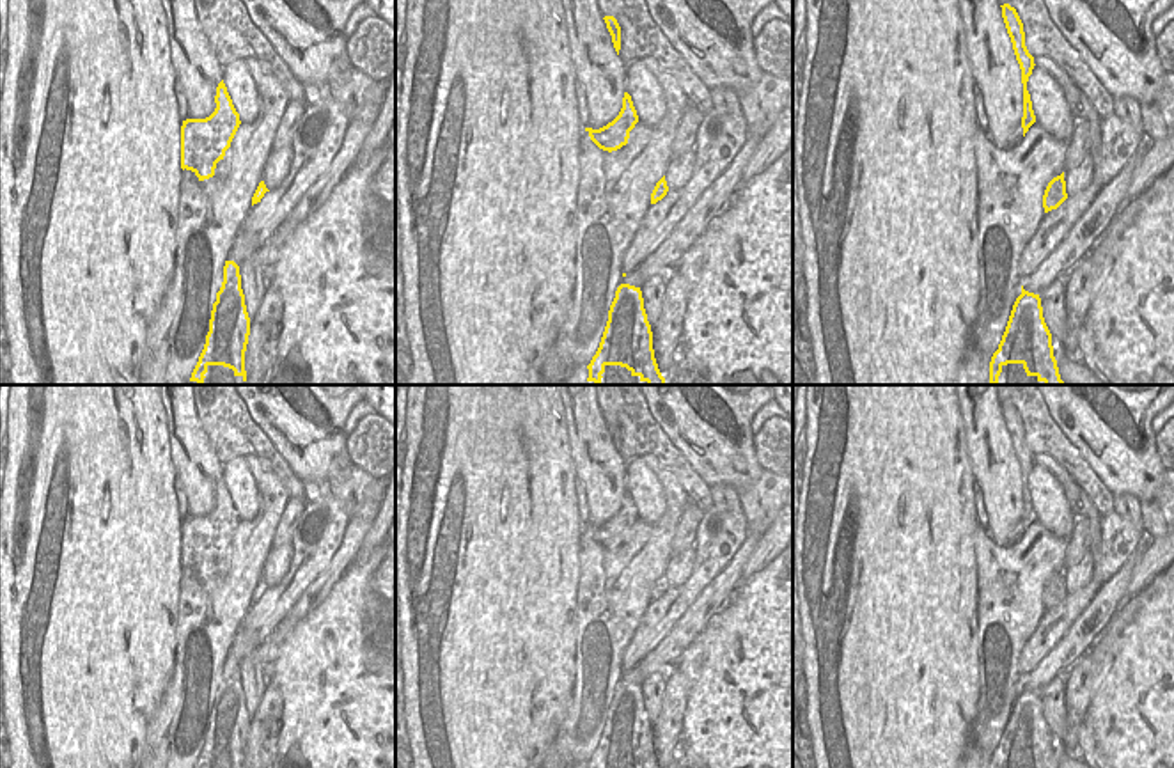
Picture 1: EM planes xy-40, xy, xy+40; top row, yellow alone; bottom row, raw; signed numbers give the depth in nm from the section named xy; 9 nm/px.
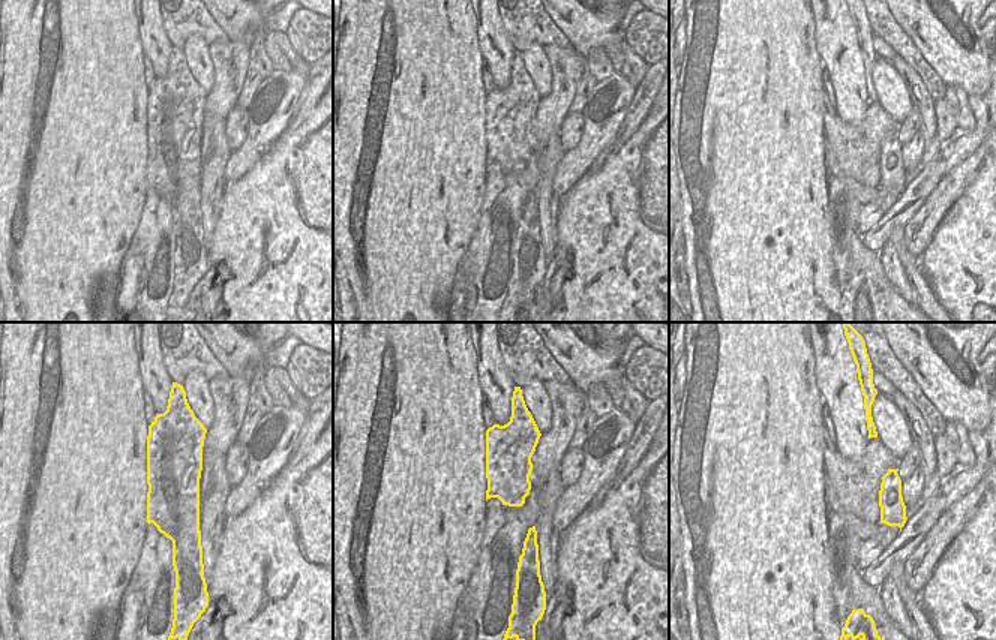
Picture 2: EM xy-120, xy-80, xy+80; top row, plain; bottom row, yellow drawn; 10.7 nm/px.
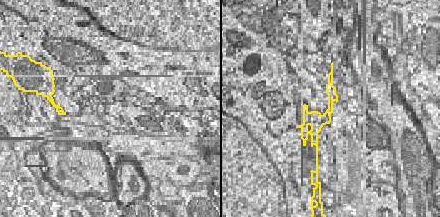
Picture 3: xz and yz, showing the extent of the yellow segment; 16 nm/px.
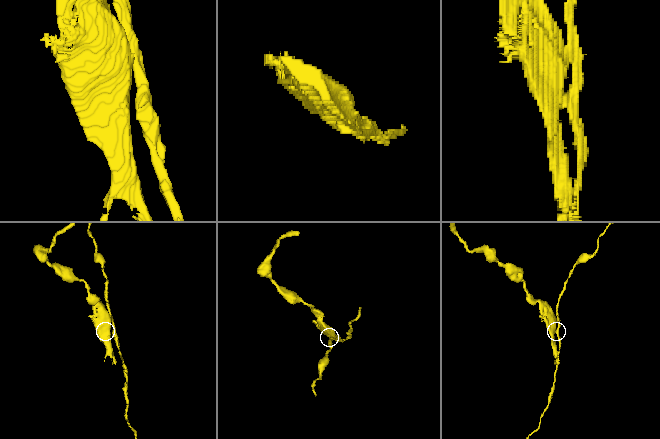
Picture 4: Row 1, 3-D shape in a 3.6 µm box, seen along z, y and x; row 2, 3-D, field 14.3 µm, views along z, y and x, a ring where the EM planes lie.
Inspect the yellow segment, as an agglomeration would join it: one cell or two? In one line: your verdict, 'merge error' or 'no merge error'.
merge error

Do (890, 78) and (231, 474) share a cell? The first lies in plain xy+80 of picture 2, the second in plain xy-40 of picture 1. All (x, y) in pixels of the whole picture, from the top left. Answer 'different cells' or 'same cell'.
same cell

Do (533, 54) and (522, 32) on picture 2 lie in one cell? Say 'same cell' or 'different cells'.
different cells

